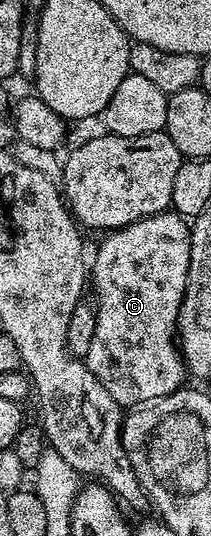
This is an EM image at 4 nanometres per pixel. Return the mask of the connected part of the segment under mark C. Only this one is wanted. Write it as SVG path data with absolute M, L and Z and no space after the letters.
M170 209L126 227L110 231L91 255L91 291L95 300L95 337L91 349L83 357L89 372L111 393L122 408L133 409L138 405L154 403L180 391L187 379L185 361L181 358L178 343L177 318L183 305L189 272L189 233L191 227L182 216Z

